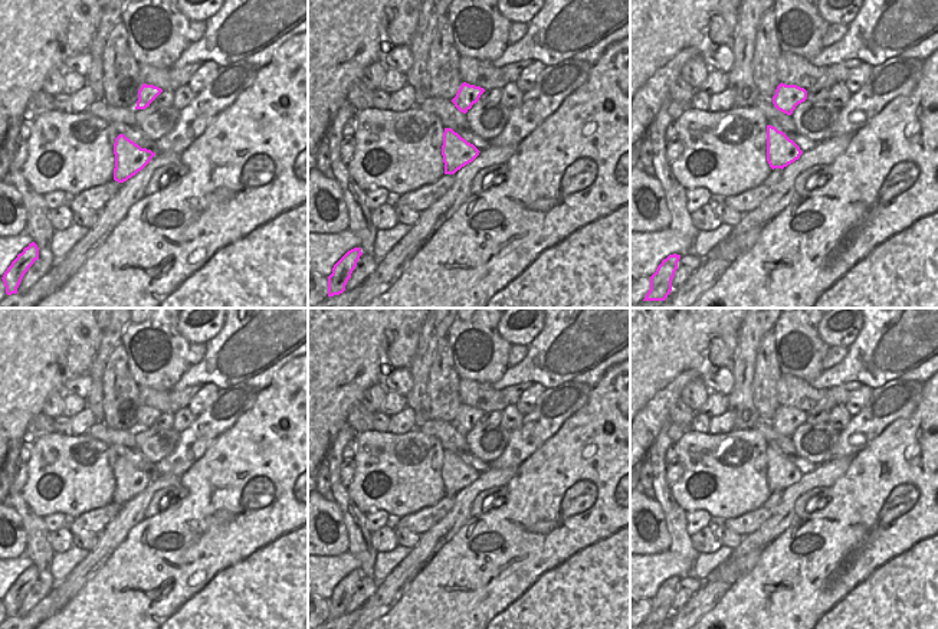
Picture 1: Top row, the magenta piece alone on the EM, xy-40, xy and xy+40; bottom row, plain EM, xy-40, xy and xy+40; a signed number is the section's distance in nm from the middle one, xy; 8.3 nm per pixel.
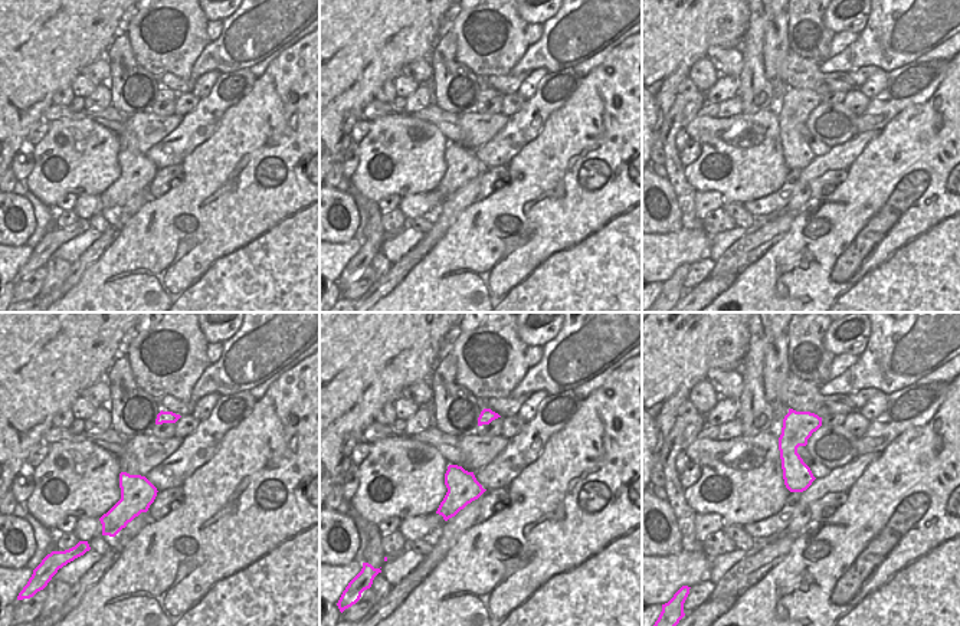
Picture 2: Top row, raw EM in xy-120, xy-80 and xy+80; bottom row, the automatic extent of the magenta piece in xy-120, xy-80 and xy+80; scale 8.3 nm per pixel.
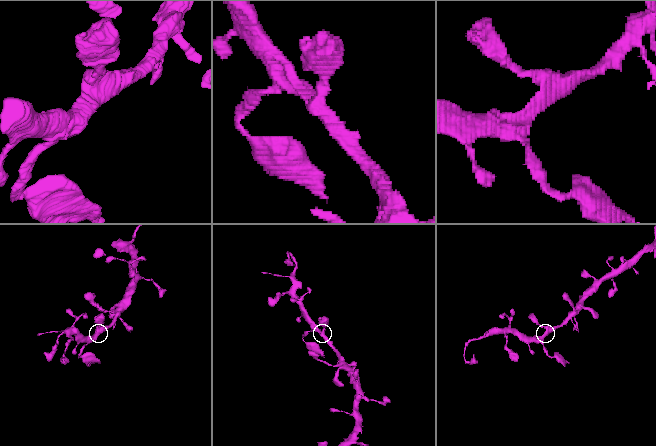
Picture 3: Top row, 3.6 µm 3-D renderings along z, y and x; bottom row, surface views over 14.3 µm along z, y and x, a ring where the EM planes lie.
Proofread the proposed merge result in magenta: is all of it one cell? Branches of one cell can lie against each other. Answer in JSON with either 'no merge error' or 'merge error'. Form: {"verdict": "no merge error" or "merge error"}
{"verdict": "no merge error"}

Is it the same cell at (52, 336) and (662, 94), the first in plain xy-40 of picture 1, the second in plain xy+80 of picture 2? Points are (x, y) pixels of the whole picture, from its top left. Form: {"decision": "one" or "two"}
{"decision": "one"}

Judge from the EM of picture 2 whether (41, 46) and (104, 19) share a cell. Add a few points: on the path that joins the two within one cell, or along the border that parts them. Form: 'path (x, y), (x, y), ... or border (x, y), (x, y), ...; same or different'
path (56, 30), (68, 19), (88, 19); same

